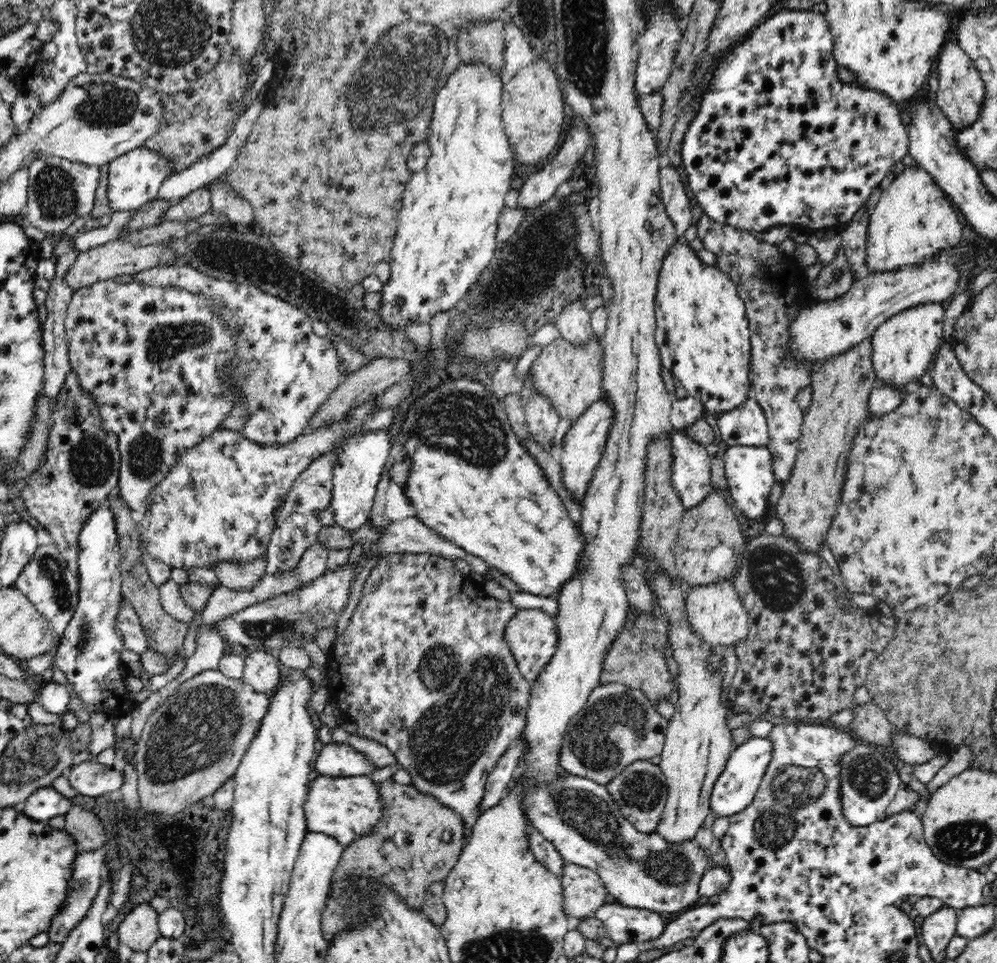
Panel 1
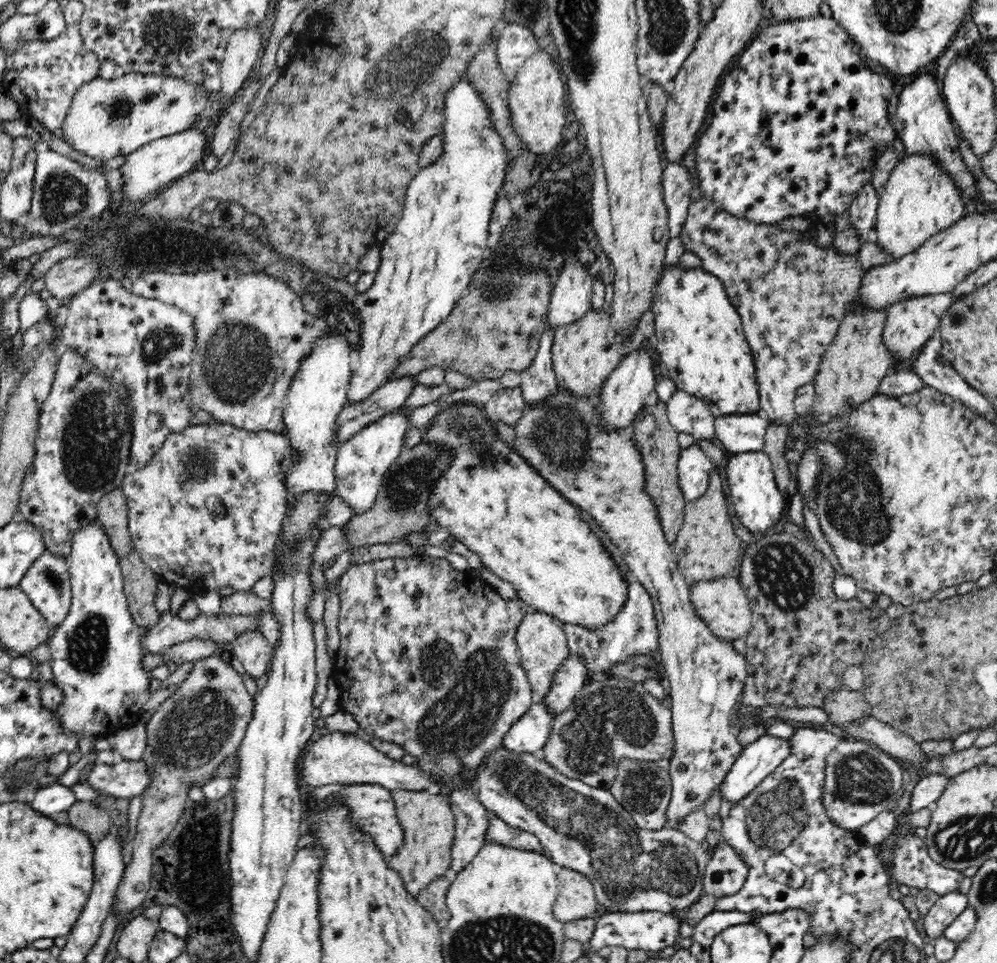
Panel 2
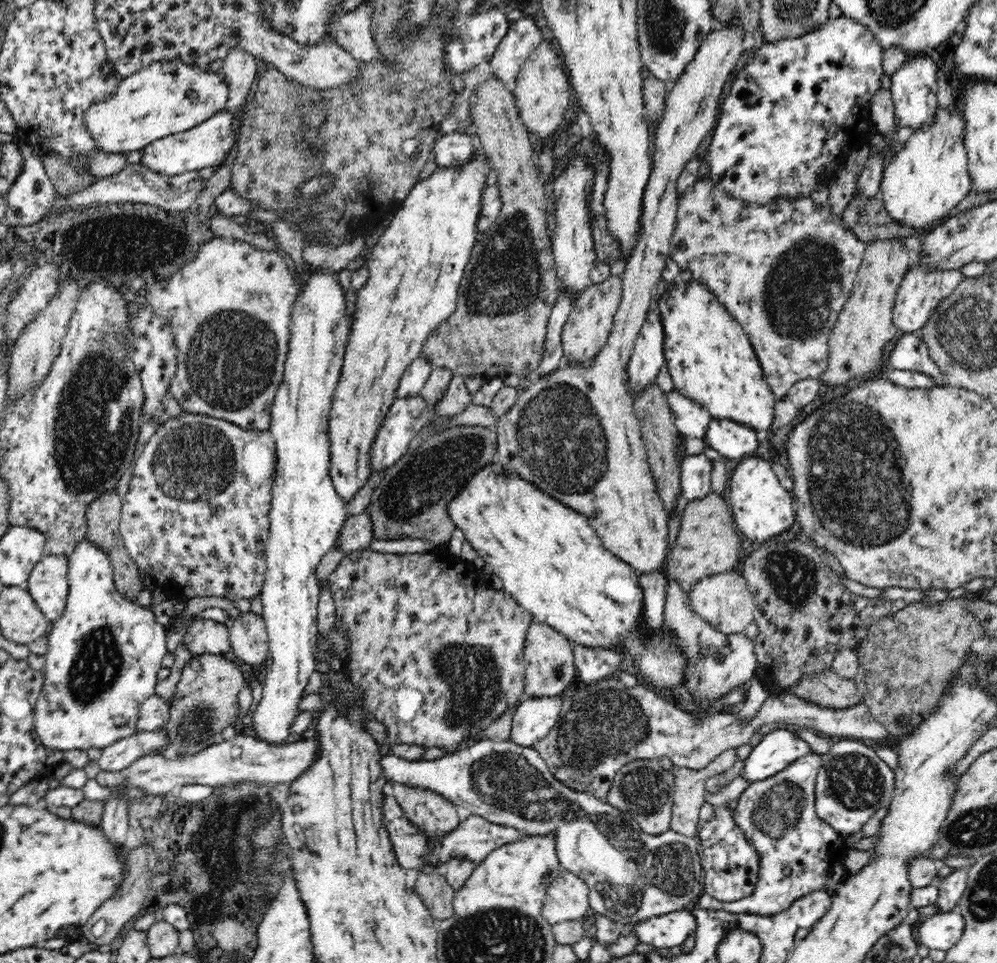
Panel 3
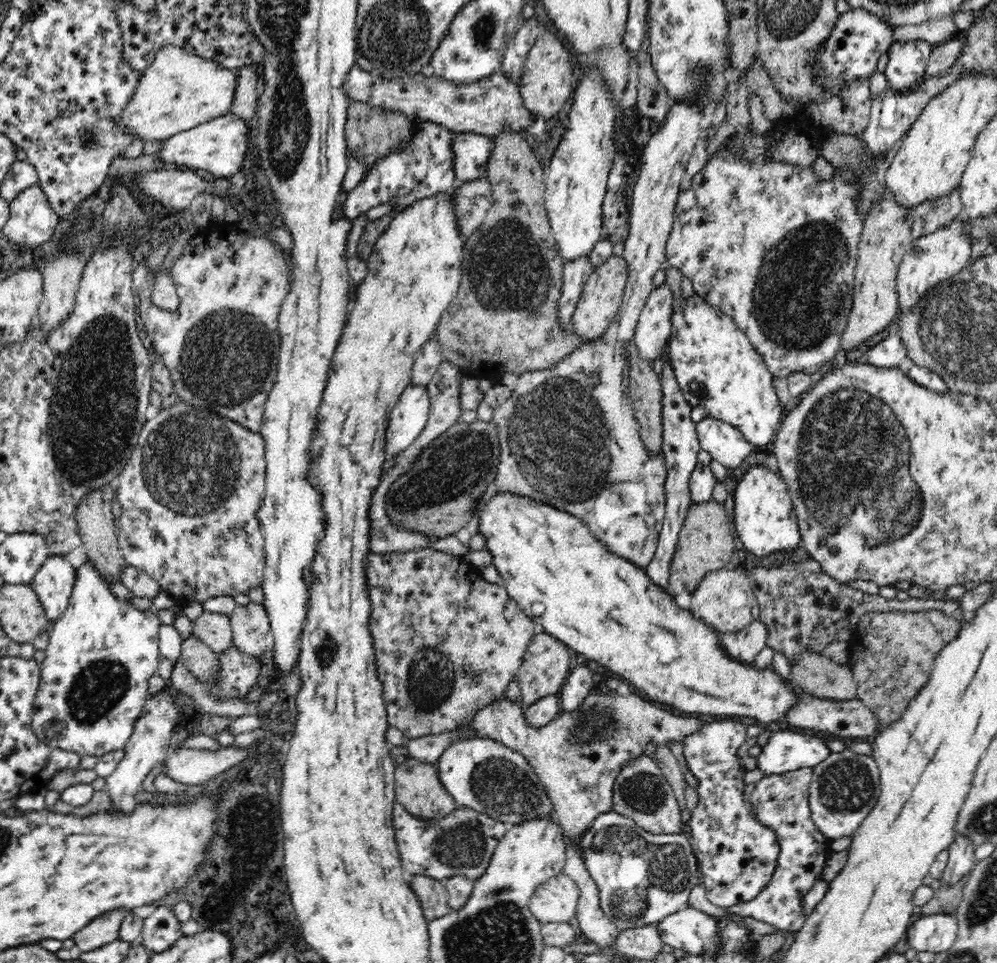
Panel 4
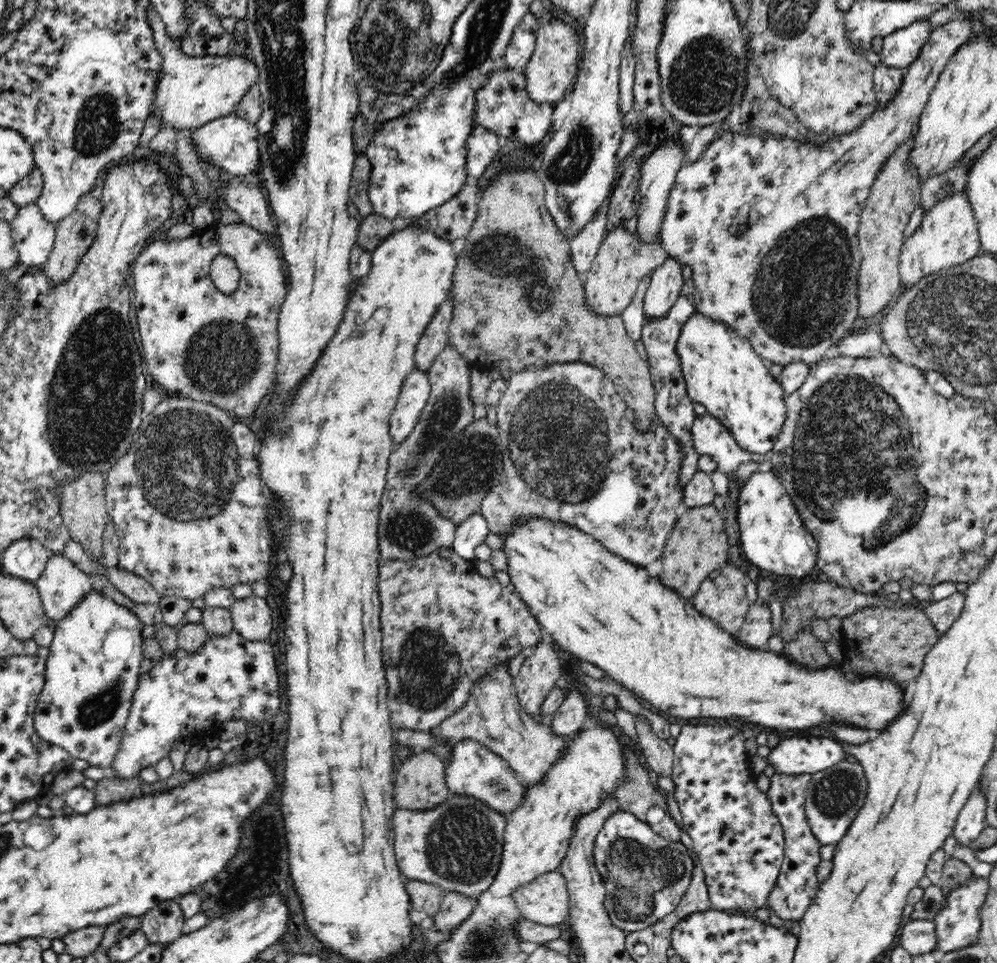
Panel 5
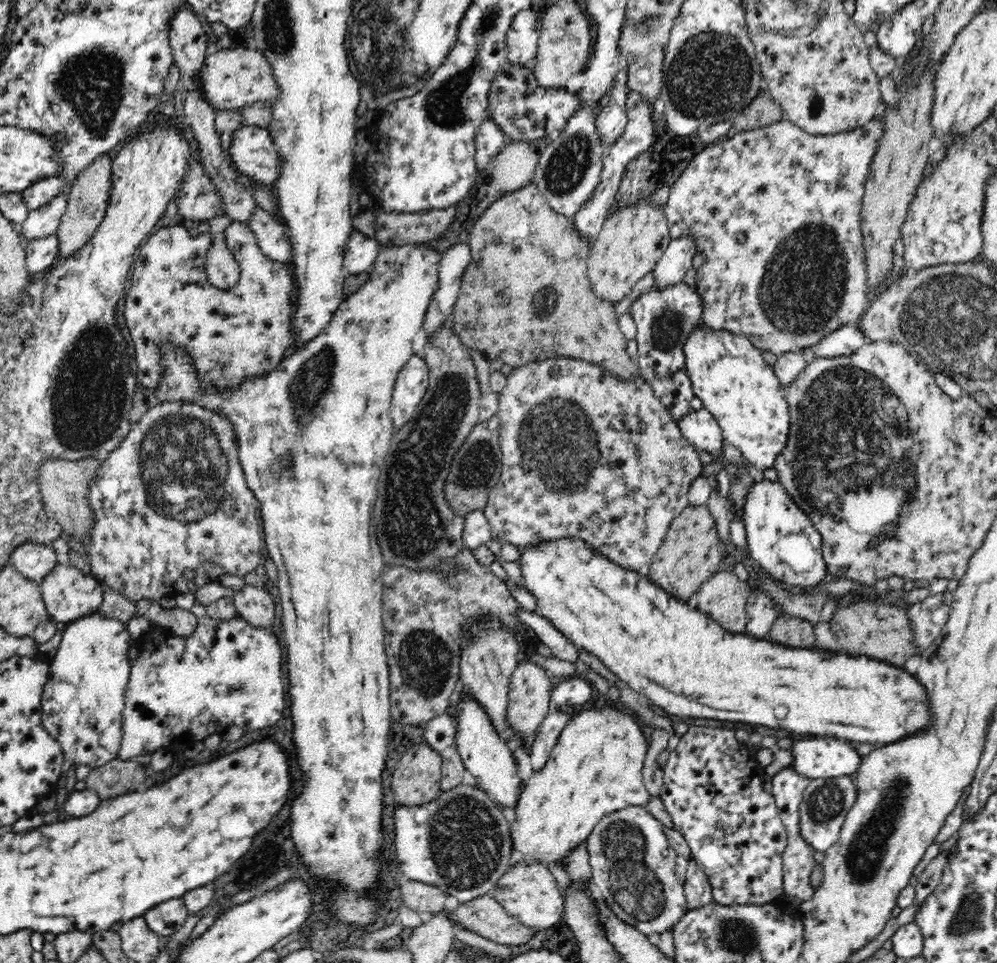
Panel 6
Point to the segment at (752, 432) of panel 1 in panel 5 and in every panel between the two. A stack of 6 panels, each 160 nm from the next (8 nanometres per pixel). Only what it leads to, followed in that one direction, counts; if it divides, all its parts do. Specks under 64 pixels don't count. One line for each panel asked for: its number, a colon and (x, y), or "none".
2: (741, 433)
3: (733, 441)
4: (726, 444)
5: (710, 437)

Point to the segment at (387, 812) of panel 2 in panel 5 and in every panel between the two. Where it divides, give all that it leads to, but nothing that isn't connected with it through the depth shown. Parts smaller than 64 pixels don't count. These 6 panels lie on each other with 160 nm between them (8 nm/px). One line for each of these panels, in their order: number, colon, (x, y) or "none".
3: (473, 839)
4: (462, 843)
5: (457, 845)

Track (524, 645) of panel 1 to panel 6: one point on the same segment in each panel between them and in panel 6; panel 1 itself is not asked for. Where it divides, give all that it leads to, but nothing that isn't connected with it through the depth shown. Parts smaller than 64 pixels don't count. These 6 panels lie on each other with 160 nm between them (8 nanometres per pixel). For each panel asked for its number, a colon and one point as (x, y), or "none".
2: (542, 644)
3: (550, 669)
4: (546, 663)
5: (537, 676)
6: (528, 695)

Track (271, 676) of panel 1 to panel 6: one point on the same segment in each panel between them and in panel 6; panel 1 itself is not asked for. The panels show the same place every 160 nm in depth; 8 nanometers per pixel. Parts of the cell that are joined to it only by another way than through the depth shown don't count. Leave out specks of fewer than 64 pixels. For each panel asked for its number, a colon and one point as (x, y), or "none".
2: (252, 652)
3: (248, 635)
4: (250, 624)
5: (252, 617)
6: (253, 603)

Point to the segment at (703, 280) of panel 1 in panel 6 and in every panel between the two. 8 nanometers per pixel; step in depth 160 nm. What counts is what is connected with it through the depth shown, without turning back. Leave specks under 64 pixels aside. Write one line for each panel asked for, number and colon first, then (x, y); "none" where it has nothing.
2: (699, 334)
3: (711, 361)
4: (717, 367)
5: (722, 370)
6: (735, 383)

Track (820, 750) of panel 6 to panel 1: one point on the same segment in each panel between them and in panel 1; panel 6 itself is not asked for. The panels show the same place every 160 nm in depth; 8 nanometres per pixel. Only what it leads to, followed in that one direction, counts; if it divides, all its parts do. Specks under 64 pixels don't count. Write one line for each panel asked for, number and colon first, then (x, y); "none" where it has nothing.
1: (735, 789)
2: (758, 759)
3: (779, 748)
4: (786, 751)
5: (794, 756)

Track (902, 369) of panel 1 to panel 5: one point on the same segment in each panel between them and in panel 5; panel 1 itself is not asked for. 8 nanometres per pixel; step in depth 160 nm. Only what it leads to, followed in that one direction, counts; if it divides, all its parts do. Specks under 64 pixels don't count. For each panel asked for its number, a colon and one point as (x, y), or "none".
2: (911, 321)
3: (922, 288)
4: (931, 259)
5: (948, 234)

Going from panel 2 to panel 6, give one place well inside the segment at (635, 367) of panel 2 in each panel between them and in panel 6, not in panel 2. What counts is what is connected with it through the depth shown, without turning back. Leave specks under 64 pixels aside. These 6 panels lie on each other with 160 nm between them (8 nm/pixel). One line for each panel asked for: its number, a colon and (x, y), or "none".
3: (647, 357)
4: (653, 330)
5: (667, 280)
6: (677, 258)

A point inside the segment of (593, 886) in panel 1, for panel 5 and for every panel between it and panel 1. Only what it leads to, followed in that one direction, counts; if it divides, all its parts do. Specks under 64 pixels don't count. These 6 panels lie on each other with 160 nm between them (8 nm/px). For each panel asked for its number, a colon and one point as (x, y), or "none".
2: (575, 900)
3: (567, 898)
4: (555, 901)
5: (545, 900)

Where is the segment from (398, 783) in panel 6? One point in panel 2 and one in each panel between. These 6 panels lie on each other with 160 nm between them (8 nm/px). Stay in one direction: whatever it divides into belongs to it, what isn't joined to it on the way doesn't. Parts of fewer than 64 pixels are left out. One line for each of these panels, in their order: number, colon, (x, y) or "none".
2: (427, 818)
3: (434, 815)
4: (418, 788)
5: (420, 784)

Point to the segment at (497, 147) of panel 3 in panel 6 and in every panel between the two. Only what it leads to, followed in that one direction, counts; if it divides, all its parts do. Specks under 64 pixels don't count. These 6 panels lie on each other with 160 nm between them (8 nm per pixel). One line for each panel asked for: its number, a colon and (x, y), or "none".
4: (504, 318)
5: (518, 302)
6: (525, 296)

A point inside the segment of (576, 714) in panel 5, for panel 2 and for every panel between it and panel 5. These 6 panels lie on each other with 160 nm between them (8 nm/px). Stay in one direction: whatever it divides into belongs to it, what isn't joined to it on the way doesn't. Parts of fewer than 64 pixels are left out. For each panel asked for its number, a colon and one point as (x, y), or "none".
2: (634, 632)
3: (591, 664)
4: (578, 685)

